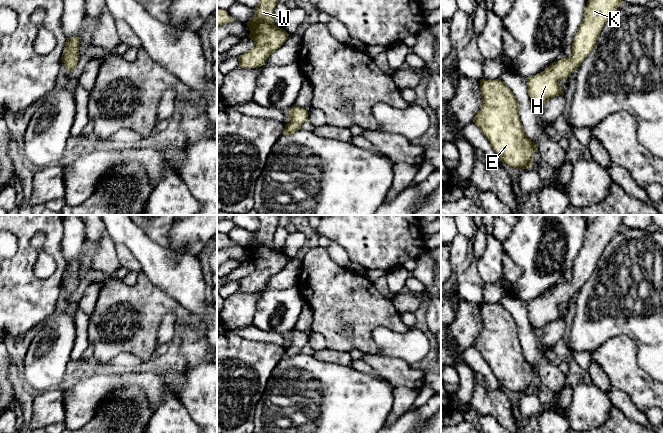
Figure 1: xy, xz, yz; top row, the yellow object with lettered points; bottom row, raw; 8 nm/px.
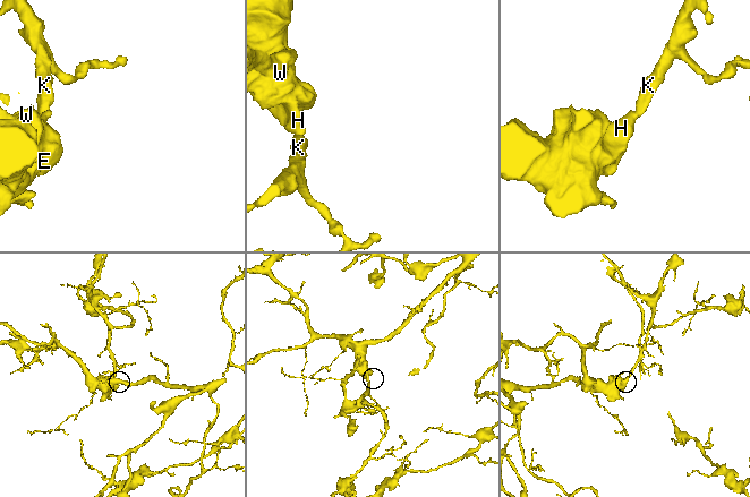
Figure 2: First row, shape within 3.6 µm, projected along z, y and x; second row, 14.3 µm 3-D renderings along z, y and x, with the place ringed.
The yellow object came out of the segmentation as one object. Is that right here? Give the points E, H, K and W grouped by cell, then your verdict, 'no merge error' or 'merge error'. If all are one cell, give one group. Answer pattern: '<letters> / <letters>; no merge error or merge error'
E H K W; no merge error

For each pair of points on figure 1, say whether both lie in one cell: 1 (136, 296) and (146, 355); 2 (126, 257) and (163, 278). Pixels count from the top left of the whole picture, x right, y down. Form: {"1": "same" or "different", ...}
{"1": "same", "2": "different"}

